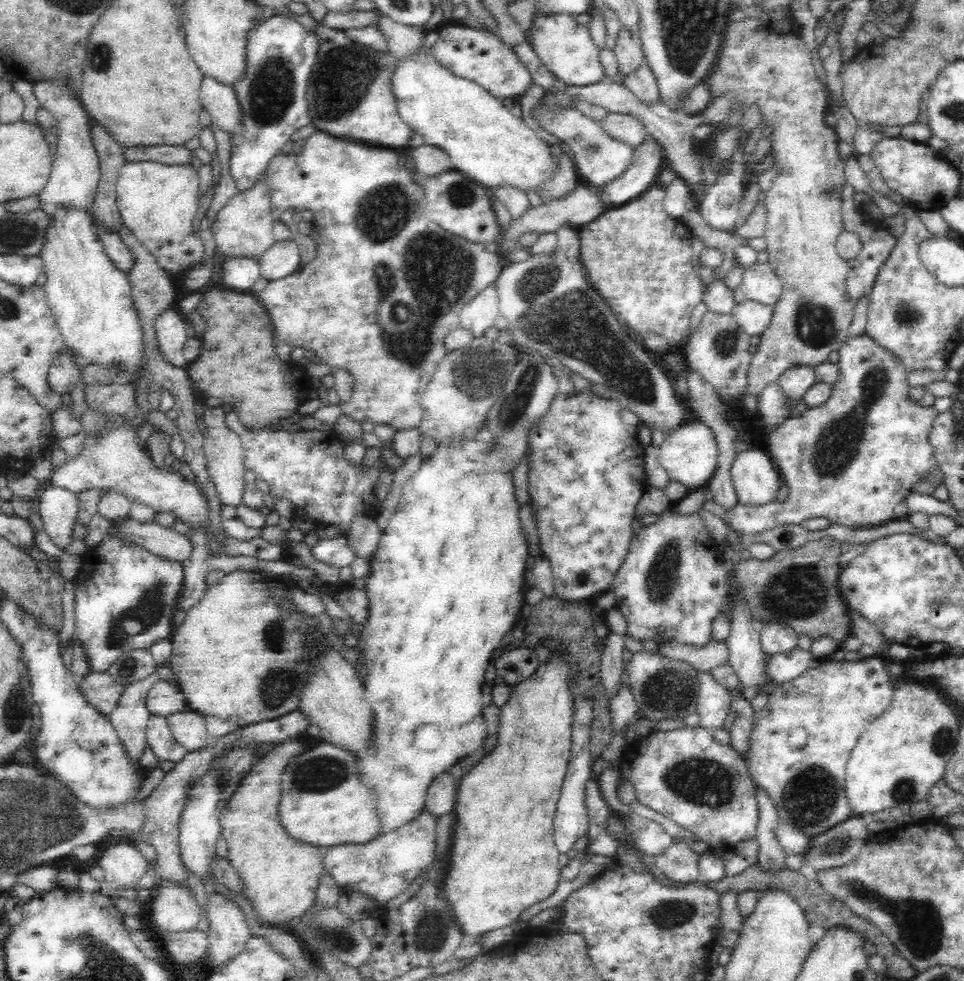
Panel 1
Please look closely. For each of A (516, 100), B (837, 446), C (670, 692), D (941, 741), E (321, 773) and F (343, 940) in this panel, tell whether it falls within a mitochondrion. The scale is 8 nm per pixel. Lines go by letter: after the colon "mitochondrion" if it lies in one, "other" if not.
A: other
B: mitochondrion
C: mitochondrion
D: mitochondrion
E: mitochondrion
F: mitochondrion

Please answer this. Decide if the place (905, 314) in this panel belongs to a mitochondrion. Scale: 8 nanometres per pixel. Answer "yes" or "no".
yes

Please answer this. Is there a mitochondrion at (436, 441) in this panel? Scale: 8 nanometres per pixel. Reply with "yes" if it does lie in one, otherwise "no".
no

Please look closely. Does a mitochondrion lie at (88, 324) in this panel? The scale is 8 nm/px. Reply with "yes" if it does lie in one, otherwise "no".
no

